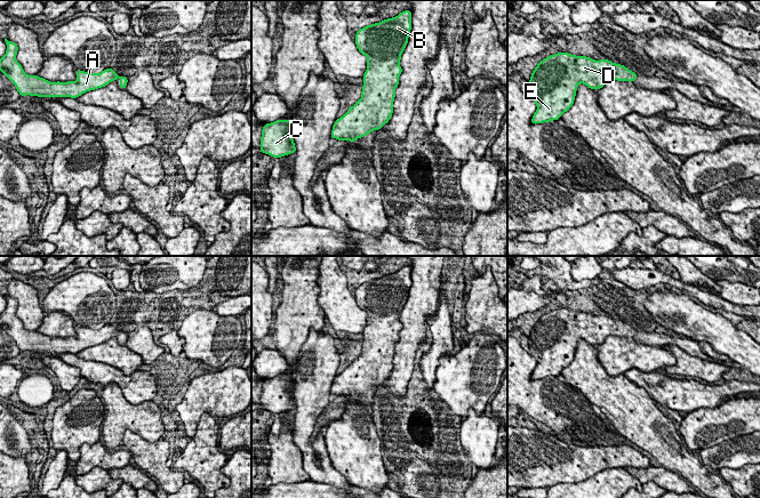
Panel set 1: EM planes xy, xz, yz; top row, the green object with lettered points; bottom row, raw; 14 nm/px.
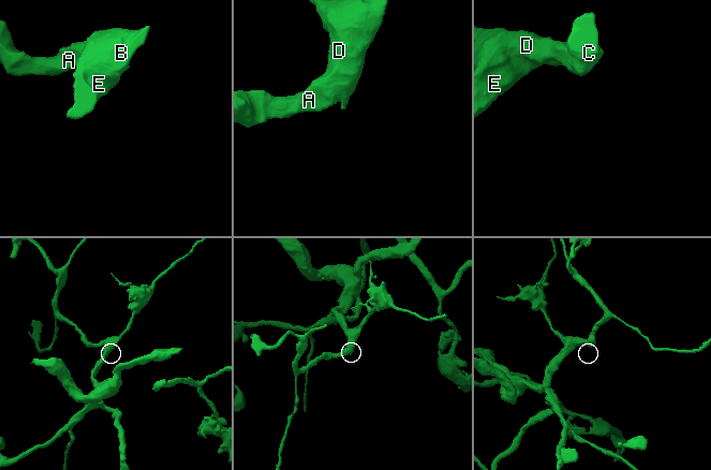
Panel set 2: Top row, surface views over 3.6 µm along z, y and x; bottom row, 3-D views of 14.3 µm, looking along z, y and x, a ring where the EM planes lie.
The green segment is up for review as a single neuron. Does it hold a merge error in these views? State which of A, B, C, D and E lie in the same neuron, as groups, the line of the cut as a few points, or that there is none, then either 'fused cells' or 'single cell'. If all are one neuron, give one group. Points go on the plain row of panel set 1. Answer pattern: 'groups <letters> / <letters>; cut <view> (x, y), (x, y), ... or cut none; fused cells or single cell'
groups A B C D E; cut none; single cell

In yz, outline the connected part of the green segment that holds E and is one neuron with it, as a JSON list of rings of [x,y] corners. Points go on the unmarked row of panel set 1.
[[[560,307],[542,315],[528,337],[530,354],[537,361],[531,379],[558,376],[574,360],[579,339],[598,346],[608,336],[637,337],[638,330],[609,315],[595,316]]]

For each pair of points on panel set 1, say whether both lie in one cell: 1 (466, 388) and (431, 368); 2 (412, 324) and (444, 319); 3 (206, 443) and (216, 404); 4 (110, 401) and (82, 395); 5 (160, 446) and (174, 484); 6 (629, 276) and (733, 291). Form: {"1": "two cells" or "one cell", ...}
{"1": "two cells", "2": "two cells", "3": "two cells", "4": "two cells", "5": "one cell", "6": "two cells"}

